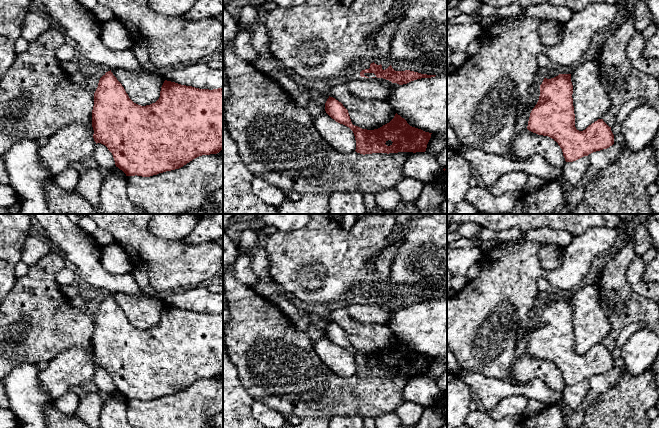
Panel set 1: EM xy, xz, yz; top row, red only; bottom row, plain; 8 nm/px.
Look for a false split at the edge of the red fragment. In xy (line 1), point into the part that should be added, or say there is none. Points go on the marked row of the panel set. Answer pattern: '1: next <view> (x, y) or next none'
1: next none

